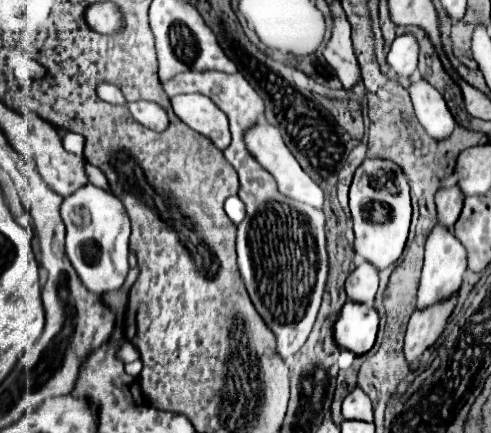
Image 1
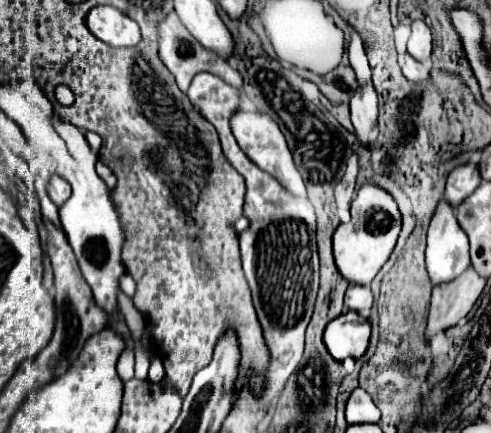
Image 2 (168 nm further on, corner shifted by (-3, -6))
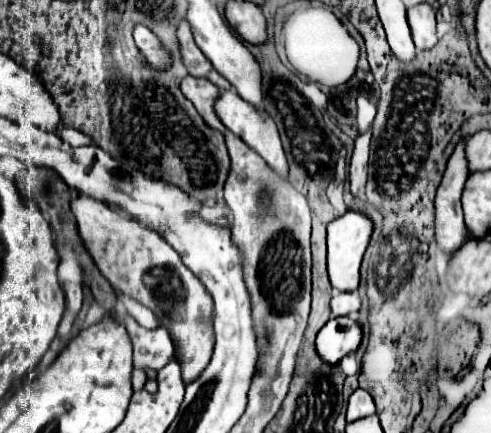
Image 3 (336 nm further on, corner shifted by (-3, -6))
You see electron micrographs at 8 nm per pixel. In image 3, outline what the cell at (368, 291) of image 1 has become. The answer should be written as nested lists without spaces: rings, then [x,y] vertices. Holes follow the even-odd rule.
[[[339,292],[331,298],[331,316],[347,316],[355,314],[361,308],[361,300],[357,292]]]

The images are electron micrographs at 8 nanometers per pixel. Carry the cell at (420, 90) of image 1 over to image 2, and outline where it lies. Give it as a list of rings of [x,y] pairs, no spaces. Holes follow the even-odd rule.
[[[405,54],[403,62],[403,74],[409,82],[427,82],[429,80],[429,68],[423,62],[417,62],[409,54]]]

